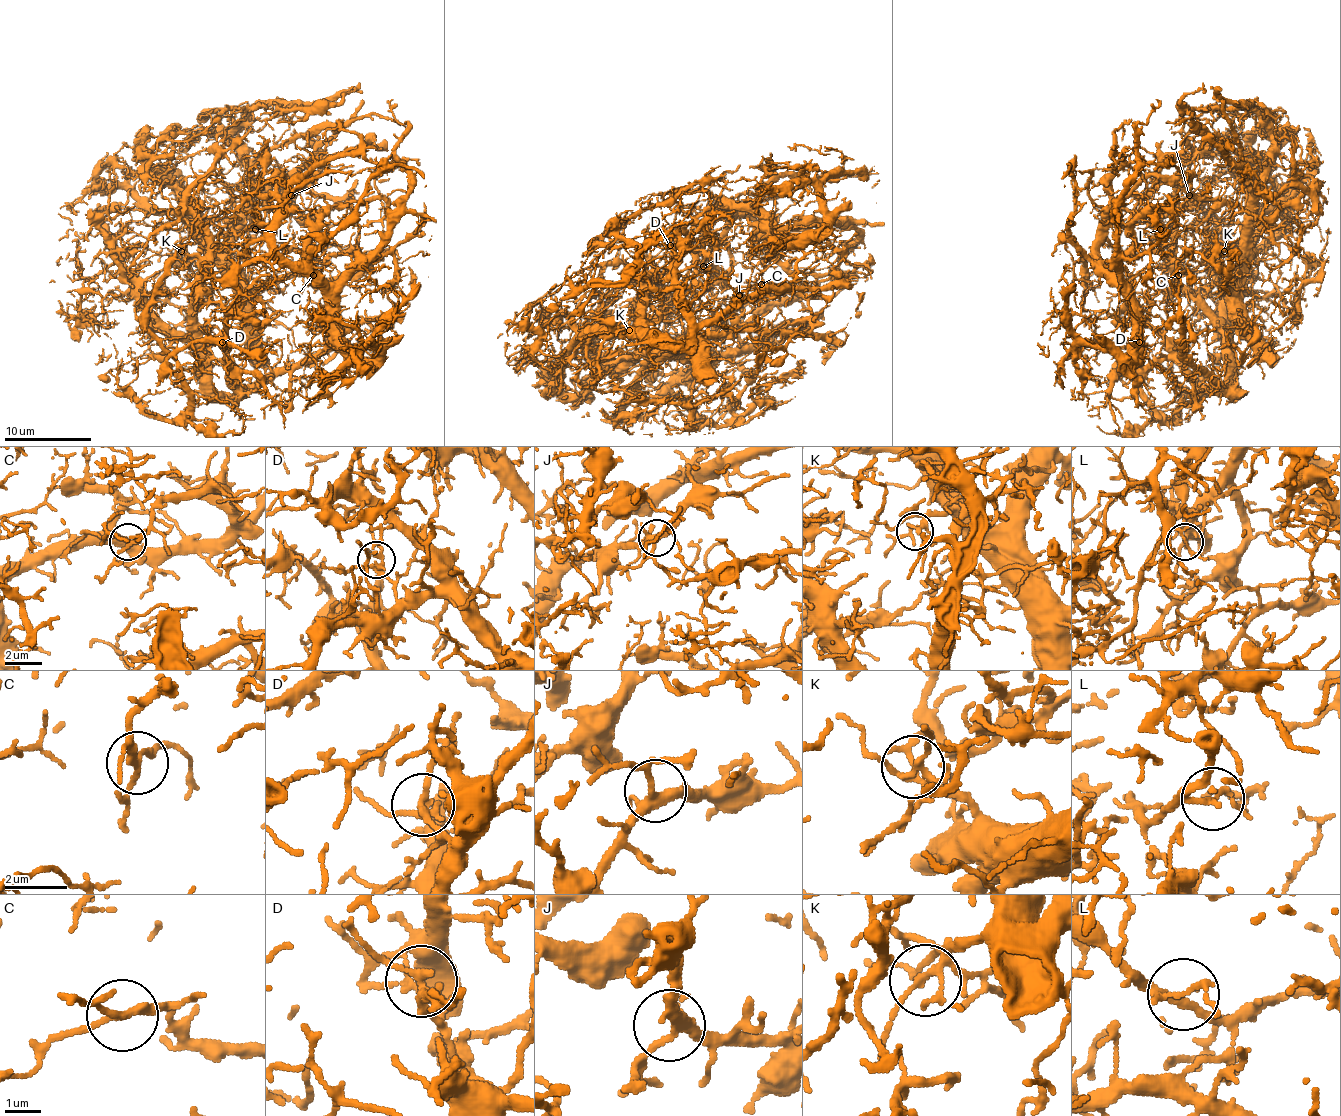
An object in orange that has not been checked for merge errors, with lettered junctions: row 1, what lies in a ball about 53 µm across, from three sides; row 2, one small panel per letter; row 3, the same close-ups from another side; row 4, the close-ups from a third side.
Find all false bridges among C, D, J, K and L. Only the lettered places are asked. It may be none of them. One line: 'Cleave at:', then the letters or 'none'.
Cleave at: L

